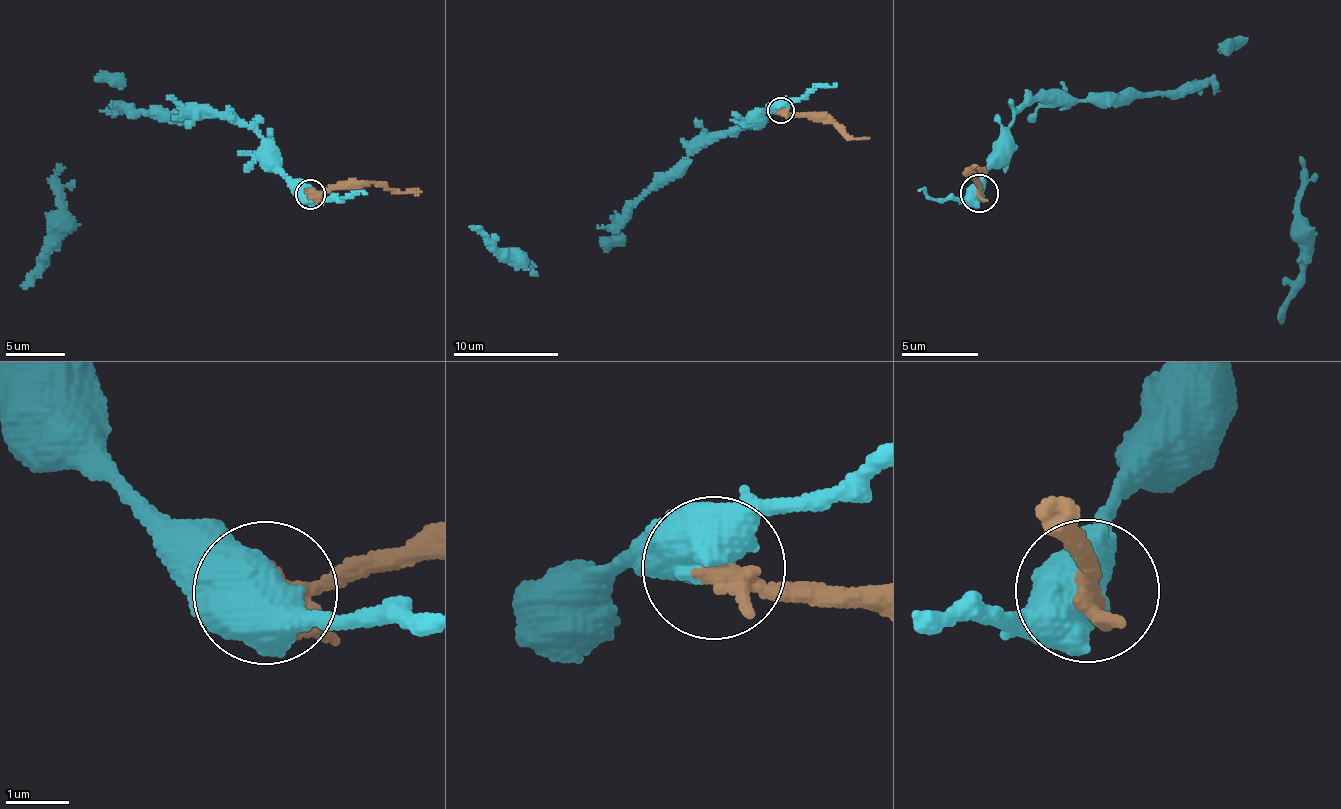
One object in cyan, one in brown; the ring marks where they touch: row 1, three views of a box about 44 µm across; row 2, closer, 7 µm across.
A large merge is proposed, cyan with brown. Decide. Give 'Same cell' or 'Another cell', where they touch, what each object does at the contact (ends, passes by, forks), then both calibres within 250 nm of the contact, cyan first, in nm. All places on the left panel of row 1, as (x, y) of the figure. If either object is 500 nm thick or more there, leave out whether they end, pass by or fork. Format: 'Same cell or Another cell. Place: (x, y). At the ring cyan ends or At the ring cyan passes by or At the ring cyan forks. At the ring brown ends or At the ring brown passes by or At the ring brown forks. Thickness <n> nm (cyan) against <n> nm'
Another cell. Place: (310, 194). Thickness 800 nm (cyan) against 280 nm

